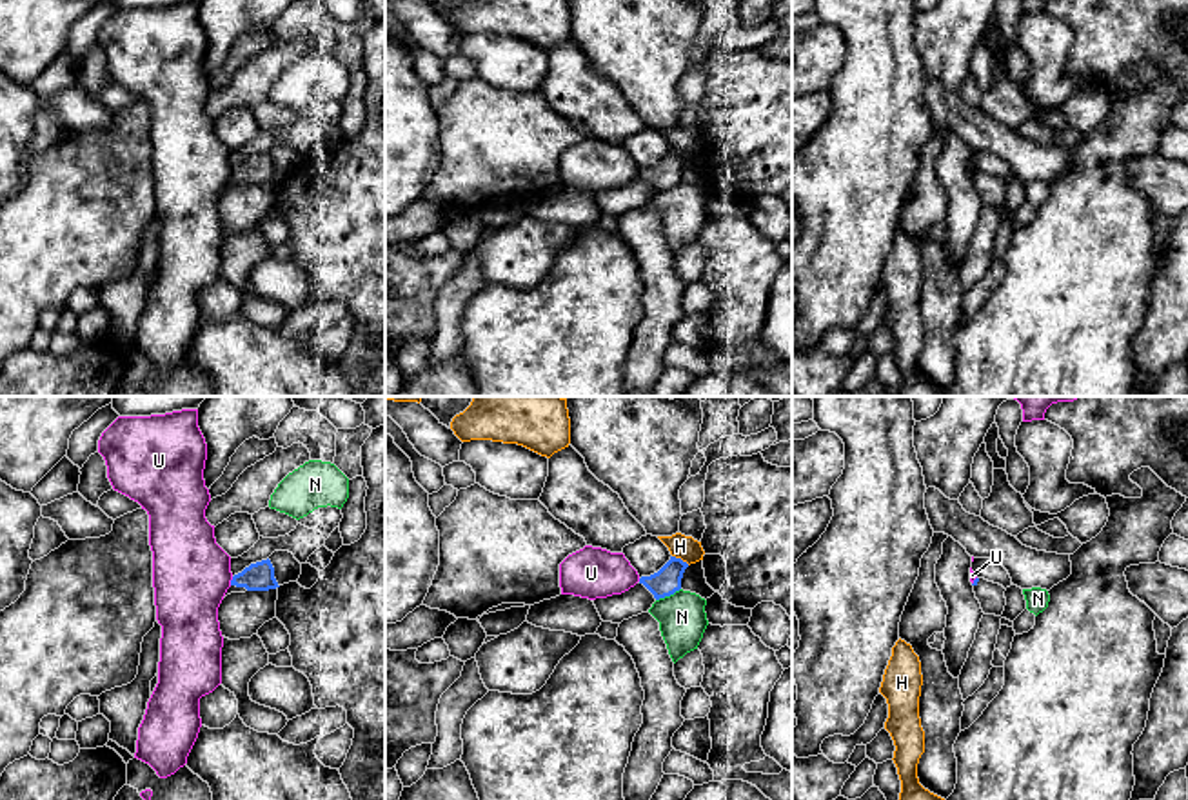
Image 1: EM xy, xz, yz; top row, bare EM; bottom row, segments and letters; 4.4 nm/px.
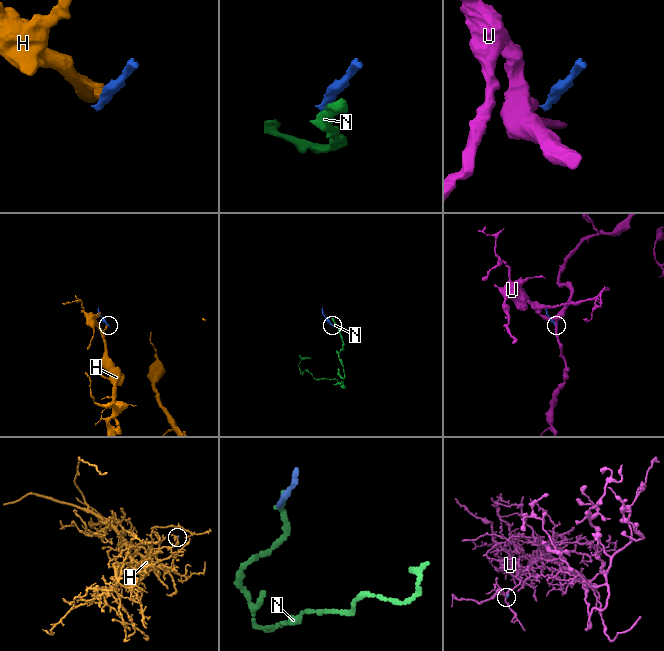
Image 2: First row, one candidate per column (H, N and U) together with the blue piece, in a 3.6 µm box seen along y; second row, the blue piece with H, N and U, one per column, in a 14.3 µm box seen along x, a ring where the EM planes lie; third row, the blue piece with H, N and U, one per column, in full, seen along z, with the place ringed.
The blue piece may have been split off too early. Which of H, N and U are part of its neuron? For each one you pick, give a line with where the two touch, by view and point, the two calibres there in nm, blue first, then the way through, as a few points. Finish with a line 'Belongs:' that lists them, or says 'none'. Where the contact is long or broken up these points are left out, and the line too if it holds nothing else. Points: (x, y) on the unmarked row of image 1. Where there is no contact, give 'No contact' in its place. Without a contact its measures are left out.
Belongs: none

